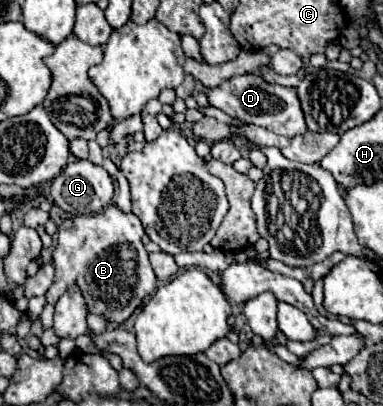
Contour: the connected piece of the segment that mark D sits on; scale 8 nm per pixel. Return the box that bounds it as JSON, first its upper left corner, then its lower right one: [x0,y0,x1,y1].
[208,74,308,138]

